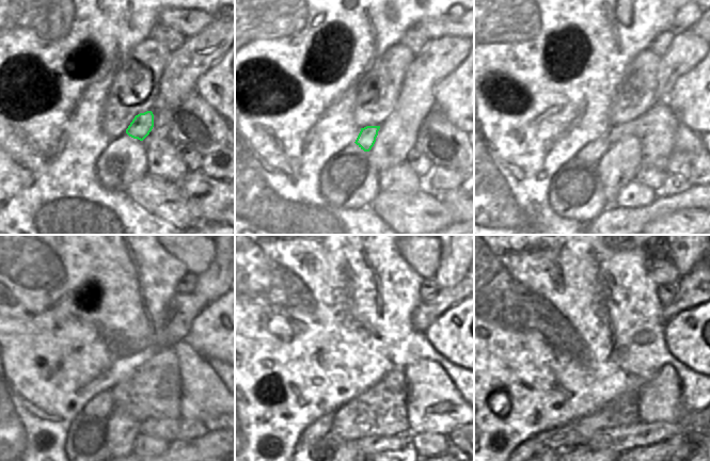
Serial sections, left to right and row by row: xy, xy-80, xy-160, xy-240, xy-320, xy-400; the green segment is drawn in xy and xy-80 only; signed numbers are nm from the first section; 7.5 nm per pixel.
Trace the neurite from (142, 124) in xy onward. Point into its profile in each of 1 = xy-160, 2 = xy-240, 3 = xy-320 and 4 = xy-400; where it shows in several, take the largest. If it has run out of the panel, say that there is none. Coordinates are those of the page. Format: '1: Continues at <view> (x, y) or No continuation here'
1: Continues at xy-160 (593, 152)
2: Continues at xy-240 (101, 406)
3: Continues at xy-320 (322, 426)
4: Continues at xy-400 (537, 450)

